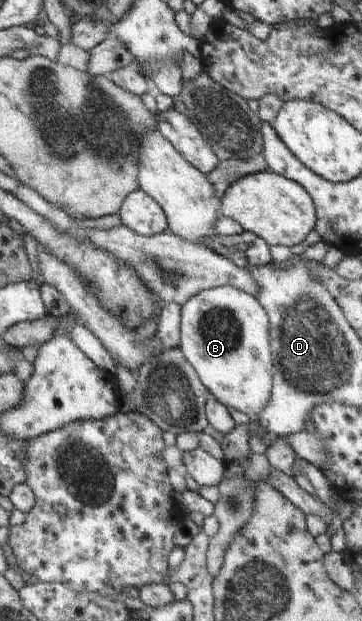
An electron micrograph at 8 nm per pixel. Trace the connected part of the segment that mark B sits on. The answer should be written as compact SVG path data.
M219 286L190 297L180 308L179 349L197 372L201 383L212 397L225 407L245 413L251 420L269 403L272 390L272 353L270 350L270 321L265 308L254 295L231 286Z

